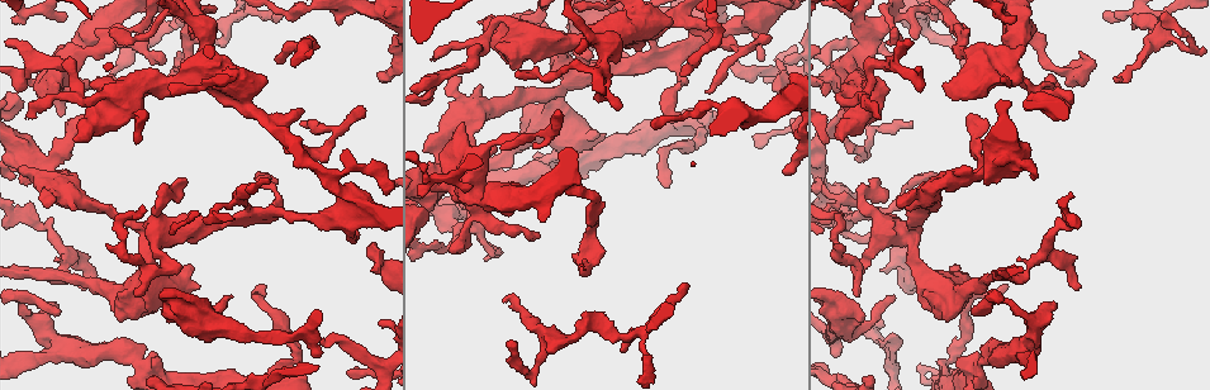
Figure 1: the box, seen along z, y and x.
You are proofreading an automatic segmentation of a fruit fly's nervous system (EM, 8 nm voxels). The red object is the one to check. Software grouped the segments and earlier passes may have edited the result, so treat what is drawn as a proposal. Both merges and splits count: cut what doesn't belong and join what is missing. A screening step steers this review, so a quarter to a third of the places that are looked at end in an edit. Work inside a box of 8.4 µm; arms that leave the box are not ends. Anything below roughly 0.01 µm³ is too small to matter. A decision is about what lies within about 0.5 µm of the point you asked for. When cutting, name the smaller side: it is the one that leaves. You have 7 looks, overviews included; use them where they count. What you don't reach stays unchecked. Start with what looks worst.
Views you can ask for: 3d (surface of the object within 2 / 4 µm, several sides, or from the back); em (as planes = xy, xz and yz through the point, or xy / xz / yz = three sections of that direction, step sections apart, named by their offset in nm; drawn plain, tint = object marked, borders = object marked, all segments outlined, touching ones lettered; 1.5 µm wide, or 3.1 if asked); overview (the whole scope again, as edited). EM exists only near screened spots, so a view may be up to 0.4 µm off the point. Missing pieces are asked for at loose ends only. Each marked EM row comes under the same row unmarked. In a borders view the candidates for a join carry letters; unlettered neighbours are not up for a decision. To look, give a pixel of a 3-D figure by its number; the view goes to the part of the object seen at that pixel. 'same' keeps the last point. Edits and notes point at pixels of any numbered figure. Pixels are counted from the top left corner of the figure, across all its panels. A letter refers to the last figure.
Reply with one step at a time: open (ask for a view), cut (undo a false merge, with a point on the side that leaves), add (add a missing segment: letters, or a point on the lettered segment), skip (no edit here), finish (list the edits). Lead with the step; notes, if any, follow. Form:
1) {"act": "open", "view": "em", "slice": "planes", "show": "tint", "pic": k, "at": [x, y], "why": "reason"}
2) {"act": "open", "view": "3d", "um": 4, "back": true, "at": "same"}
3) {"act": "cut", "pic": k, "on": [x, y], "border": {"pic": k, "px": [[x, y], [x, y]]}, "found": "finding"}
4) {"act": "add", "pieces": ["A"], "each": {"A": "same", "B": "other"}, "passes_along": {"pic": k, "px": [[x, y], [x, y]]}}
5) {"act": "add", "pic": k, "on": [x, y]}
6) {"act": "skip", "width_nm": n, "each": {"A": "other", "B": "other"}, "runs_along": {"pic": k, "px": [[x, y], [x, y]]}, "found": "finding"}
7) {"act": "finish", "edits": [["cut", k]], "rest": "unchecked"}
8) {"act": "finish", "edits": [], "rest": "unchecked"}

{"act": "open", "view": "em", "slice": "planes", "show": "borders", "pic": 1, "at": [56, 303], "why": "an open end"}

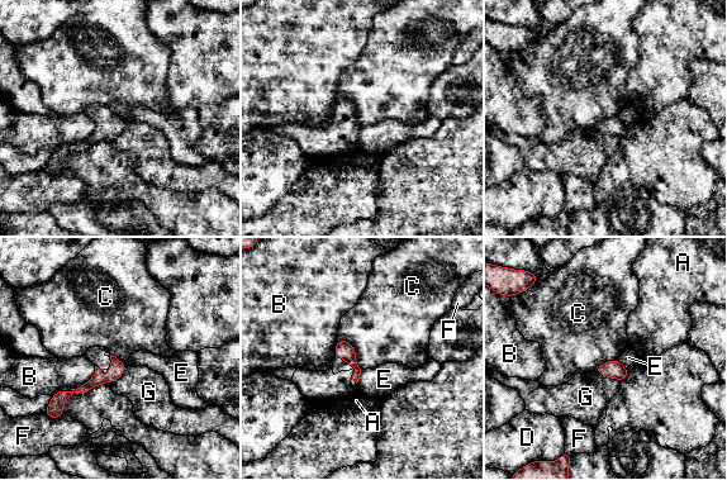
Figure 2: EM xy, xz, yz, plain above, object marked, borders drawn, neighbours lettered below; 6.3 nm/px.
{"act": "skip", "each": {"A": "other", "B": "other", "C": "other", "D": "other", "E": "other", "F": "other", "G": "other"}, "border": {"pic": 2, "px": [[337, 338], [352, 346], [361, 370]]}, "found": "no lettered segment goes on from it"}

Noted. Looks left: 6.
{"act": "open", "view": "em", "slice": "planes", "show": "tint", "pic": 1, "at": [786, 83]}

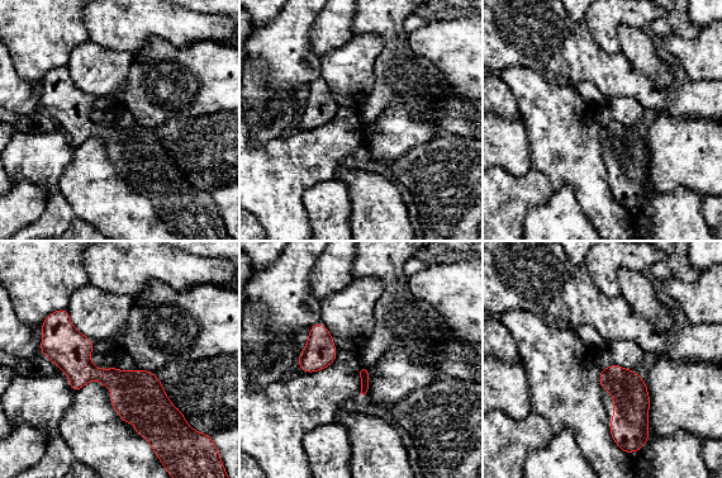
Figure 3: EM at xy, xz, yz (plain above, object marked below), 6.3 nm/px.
{"act": "open", "view": "em", "slice": "planes", "show": "borders", "at": "same"}

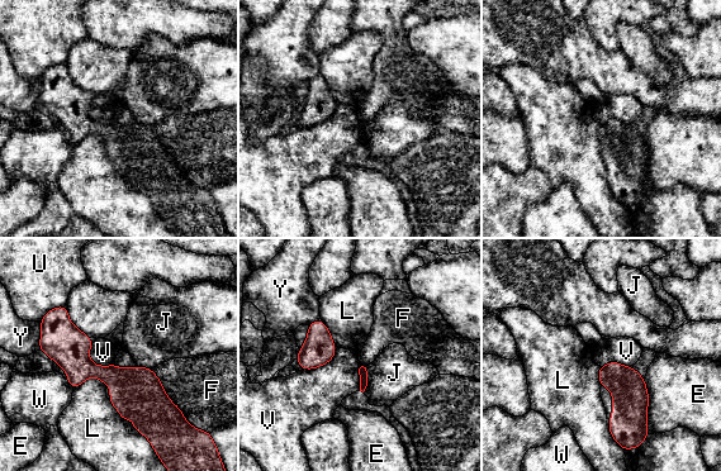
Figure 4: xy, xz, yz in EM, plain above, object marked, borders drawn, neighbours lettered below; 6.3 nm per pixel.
{"act": "skip", "each": {"E": "other", "F": "other", "J": "other", "L": "other", "U": "other", "V": "other", "W": "other", "Y": "other"}, "runs_along": {"pic": 4, "px": [[43, 322], [91, 370], [153, 386]]}, "found": "continuous, no second neuron"}

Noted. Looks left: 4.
{"act": "open", "view": "em", "slice": "planes", "show": "borders", "pic": 1, "at": [1119, 78], "why": "an open end"}

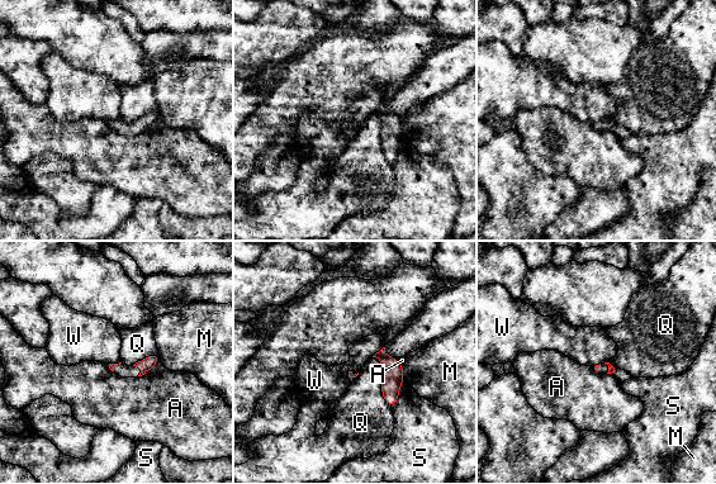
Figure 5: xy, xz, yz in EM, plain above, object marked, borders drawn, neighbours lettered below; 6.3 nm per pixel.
{"act": "skip", "each": {"A": "other", "M": "other", "Q": "other", "S": "other", "W": "other"}, "found": "no lettered segment goes on from it"}

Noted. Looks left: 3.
{"act": "finish", "edits": [], "rest": "unchecked"}

